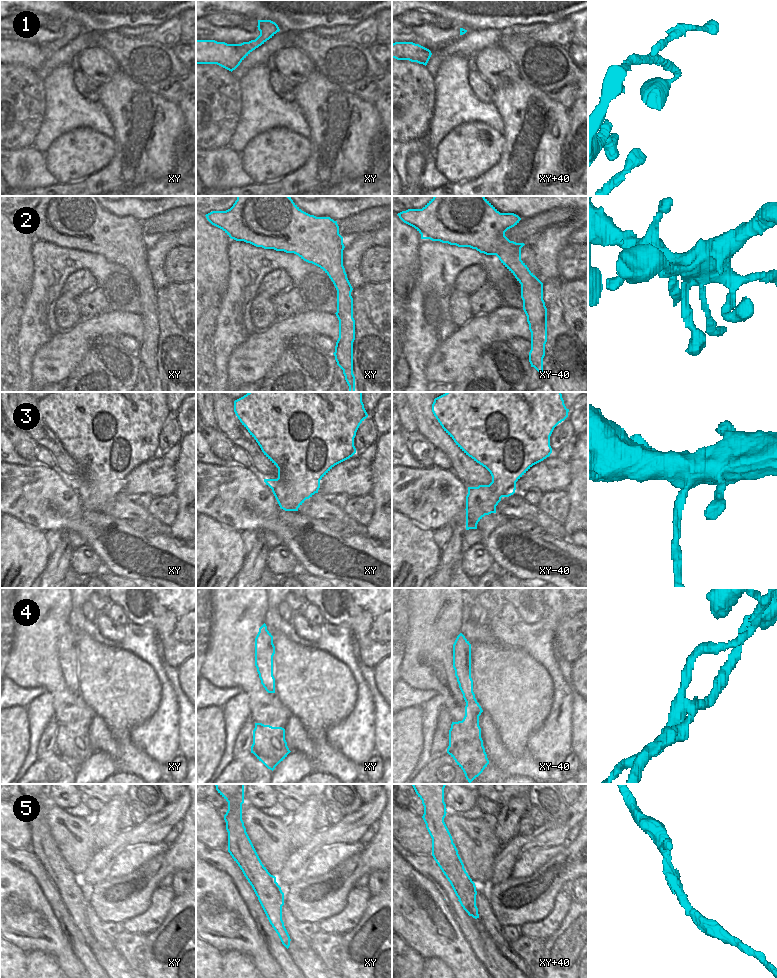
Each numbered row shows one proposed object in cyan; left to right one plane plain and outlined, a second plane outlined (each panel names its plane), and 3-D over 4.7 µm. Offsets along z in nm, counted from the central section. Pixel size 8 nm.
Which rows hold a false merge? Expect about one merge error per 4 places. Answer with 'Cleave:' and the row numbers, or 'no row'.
Cleave: 3, 4

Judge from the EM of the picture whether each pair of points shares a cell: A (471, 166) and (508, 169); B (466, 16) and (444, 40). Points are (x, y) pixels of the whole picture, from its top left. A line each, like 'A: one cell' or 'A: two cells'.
A: two cells
B: two cells

